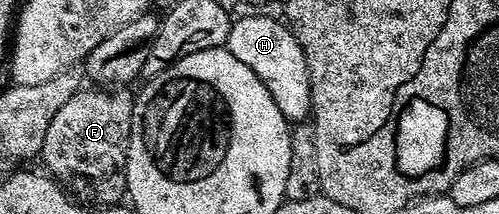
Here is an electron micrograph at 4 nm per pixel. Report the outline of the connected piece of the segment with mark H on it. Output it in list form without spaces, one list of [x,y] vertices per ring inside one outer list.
[[[263,17],[236,19],[229,30],[225,47],[233,54],[233,58],[237,58],[237,62],[245,62],[245,66],[249,66],[249,70],[253,70],[253,74],[265,82],[269,94],[273,94],[273,102],[277,102],[277,110],[285,114],[287,121],[308,119],[311,111],[311,87],[305,54],[283,20]]]

